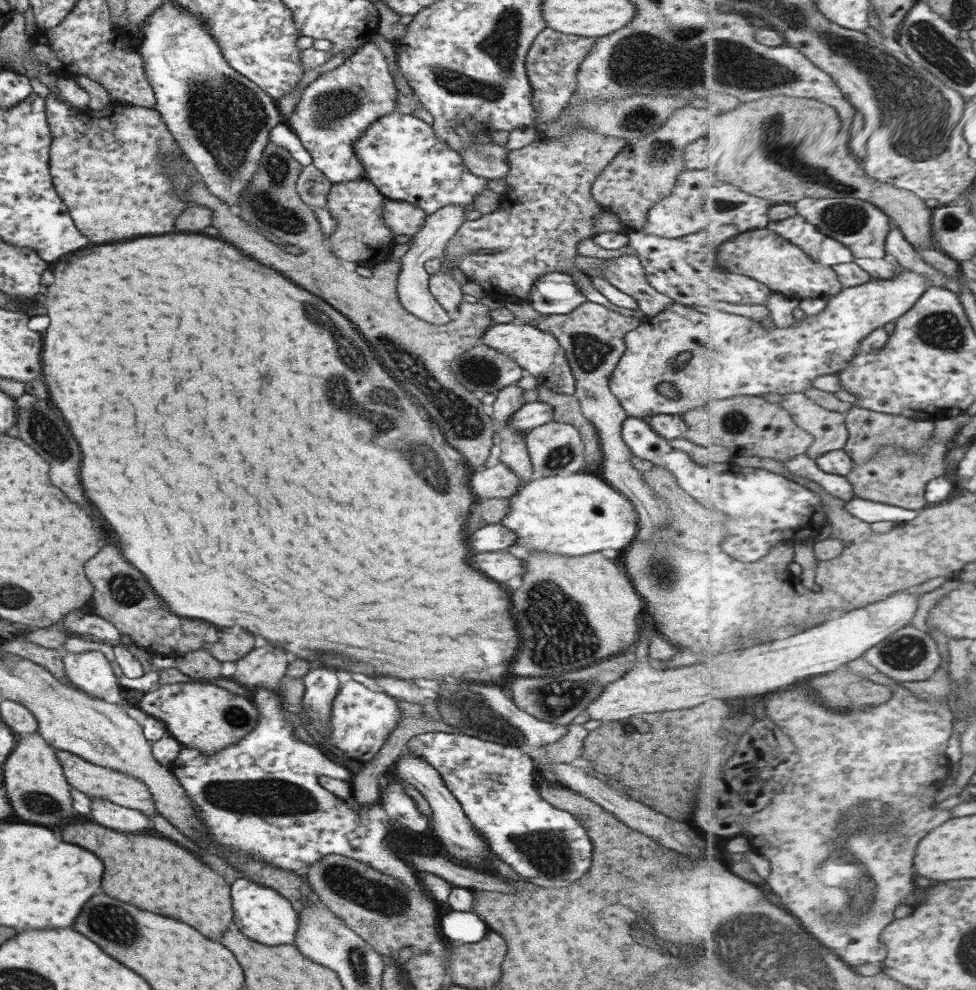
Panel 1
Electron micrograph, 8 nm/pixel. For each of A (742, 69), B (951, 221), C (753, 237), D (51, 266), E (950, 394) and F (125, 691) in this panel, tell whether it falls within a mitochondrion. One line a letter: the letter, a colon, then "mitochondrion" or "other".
A: mitochondrion
B: mitochondrion
C: other
D: other
E: other
F: other

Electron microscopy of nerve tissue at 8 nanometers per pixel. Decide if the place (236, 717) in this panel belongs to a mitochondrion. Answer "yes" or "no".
yes

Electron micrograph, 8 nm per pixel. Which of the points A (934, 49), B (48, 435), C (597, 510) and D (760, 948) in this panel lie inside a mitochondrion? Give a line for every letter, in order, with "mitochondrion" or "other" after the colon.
A: mitochondrion
B: mitochondrion
C: other
D: mitochondrion

